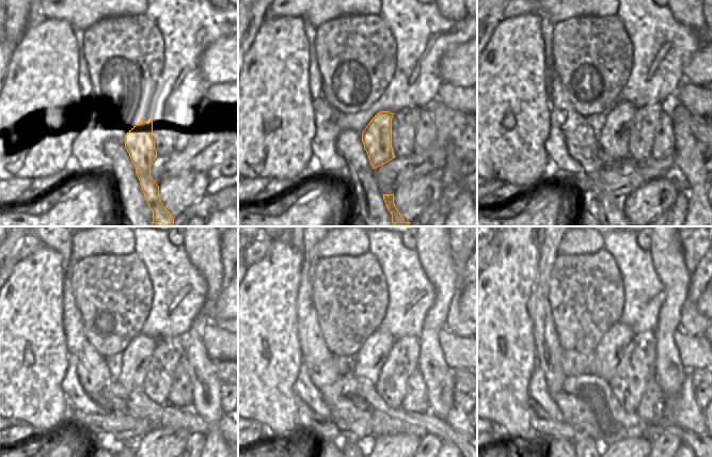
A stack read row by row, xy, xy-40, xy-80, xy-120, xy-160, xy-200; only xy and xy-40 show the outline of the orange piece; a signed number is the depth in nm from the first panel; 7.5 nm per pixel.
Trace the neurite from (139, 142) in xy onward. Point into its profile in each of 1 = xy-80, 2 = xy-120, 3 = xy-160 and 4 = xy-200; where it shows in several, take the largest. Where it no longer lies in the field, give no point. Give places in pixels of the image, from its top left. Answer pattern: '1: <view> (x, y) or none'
1: xy-80 (614, 137)
2: xy-120 (137, 357)
3: xy-160 (373, 355)
4: xy-200 (608, 351)

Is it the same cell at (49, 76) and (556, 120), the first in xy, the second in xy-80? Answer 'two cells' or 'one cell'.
two cells

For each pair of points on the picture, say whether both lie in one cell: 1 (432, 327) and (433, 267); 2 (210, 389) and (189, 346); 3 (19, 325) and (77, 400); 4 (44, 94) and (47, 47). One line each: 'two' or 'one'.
1: one
2: one
3: two
4: one

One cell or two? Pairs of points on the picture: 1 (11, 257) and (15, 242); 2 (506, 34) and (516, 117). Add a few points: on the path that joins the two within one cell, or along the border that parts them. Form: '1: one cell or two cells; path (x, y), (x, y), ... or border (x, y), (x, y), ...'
1: one cell; path (11, 254), (12, 246)
2: one cell; path (510, 54), (510, 97)

